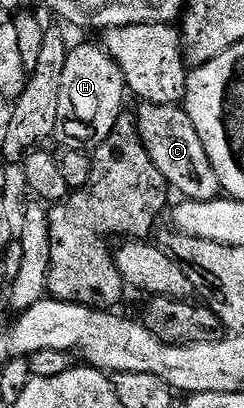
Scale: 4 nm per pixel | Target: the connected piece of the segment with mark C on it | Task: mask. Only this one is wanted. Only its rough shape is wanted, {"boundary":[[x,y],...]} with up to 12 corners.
{"boundary":[[139,105],[136,131],[185,200],[217,199],[220,179],[179,105]]}

